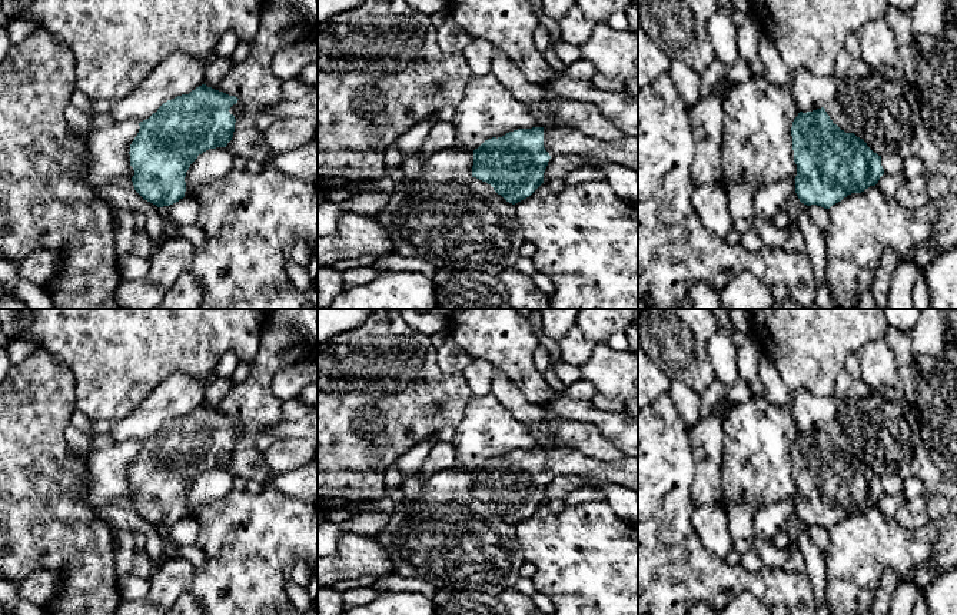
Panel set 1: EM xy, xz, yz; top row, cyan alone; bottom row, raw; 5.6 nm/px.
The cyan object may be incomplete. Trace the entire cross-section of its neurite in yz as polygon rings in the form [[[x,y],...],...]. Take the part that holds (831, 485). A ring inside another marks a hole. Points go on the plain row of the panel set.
[[[824,428],[800,432],[791,456],[795,513],[807,526],[830,529],[848,515],[875,506],[884,495],[881,476],[863,459],[834,445]]]

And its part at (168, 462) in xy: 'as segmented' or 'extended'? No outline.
as segmented

